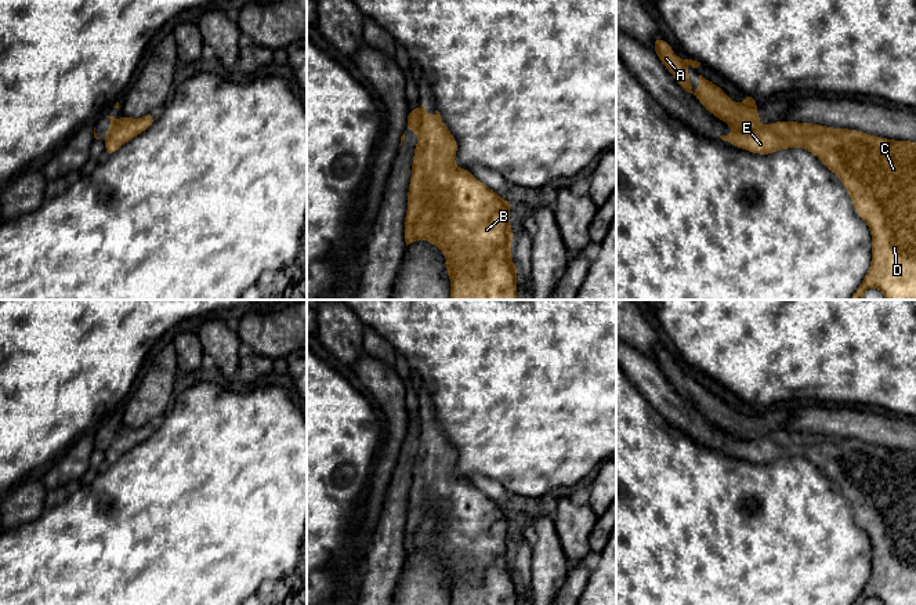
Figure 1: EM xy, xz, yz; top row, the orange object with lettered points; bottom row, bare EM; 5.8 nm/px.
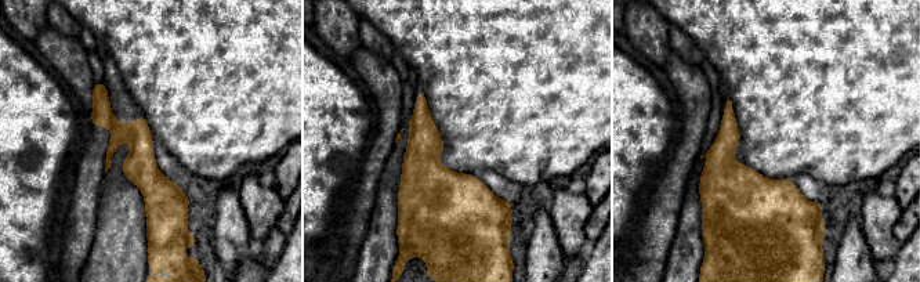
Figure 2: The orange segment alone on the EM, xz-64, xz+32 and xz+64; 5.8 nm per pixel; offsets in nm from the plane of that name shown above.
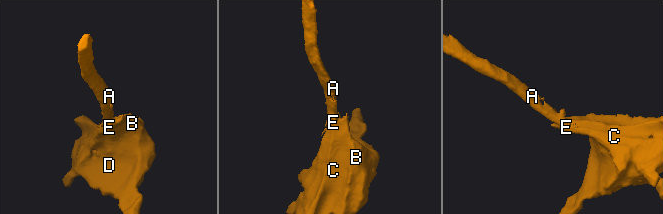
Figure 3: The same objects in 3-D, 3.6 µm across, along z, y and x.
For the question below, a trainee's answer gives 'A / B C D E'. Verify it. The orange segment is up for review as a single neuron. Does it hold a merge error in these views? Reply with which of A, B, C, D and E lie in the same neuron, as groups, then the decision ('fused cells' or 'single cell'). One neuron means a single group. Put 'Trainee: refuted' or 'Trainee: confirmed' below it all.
groups A / B C D E; fused cells
Trainee: confirmed

